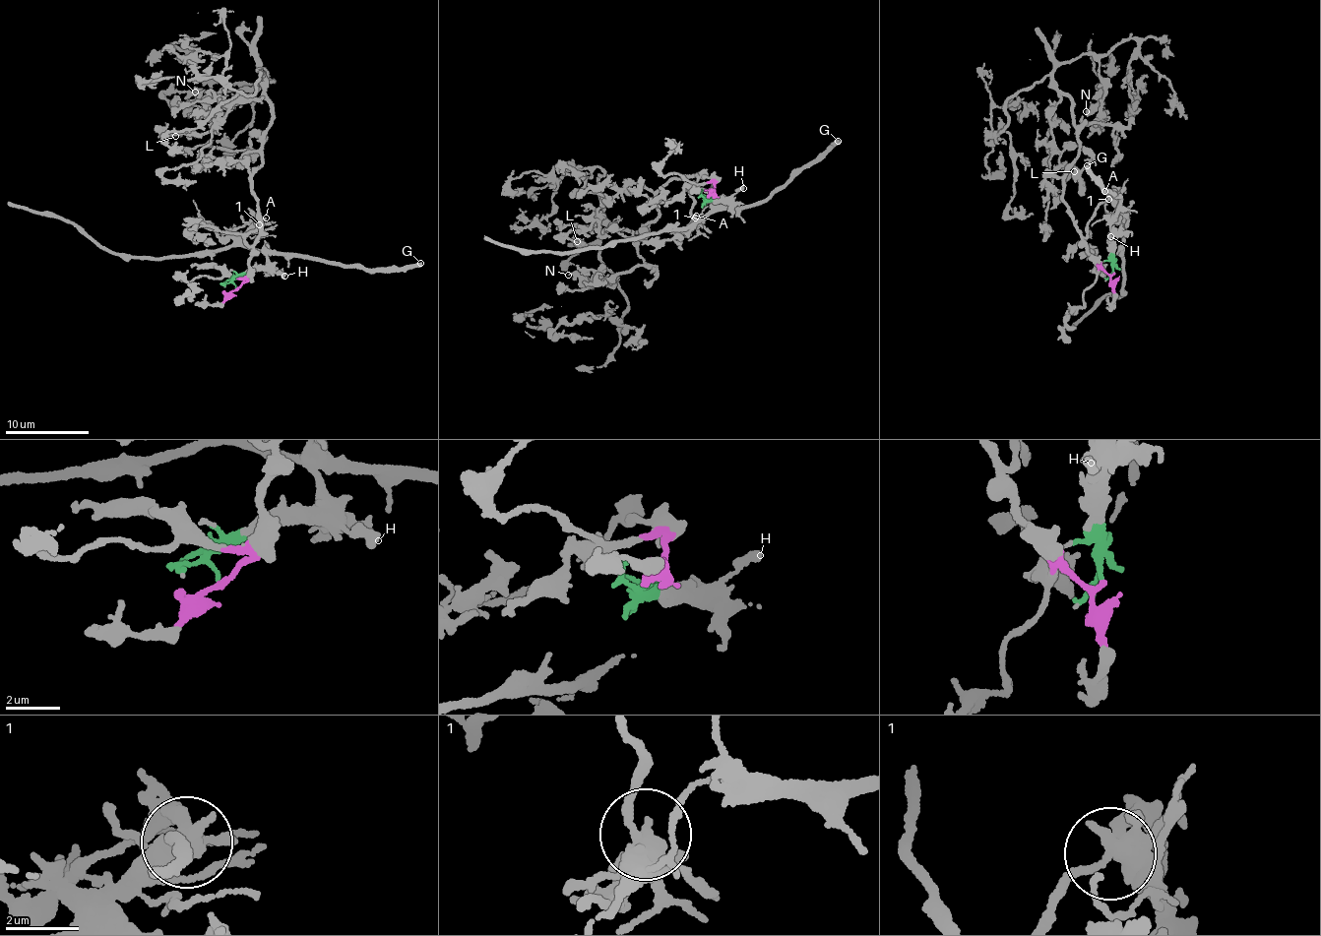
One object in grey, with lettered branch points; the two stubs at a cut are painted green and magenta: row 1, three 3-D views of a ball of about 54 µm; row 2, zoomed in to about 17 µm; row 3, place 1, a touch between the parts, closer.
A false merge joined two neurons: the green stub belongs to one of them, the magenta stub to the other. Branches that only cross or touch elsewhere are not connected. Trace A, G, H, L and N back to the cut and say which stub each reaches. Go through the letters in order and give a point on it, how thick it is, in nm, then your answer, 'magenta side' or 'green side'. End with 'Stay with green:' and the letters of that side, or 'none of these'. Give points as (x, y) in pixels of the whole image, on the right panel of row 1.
A: (1104, 191) | 240 nm | green side
G: (1087, 165) | 420 nm | green side
H: (1110, 236) | 340 nm | green side
L: (1074, 171) | 150 nm | magenta side
N: (1086, 111) | 150 nm | magenta side
Stay with green: A, G, H

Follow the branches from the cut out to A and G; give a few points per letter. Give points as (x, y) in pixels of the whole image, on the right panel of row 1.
A: (1113, 271), (1111, 232), (1113, 221), (1120, 215), (1103, 191)
G: (1113, 271), (1110, 221), (1122, 206), (1123, 199), (1105, 189), (1102, 190), (1086, 165)

